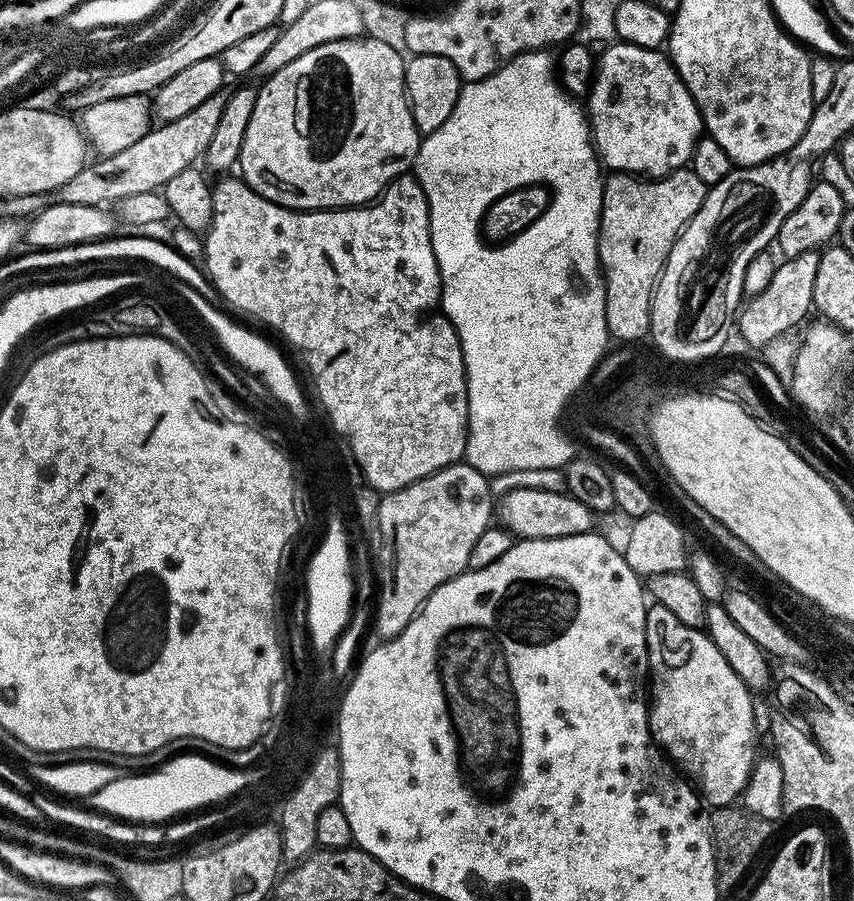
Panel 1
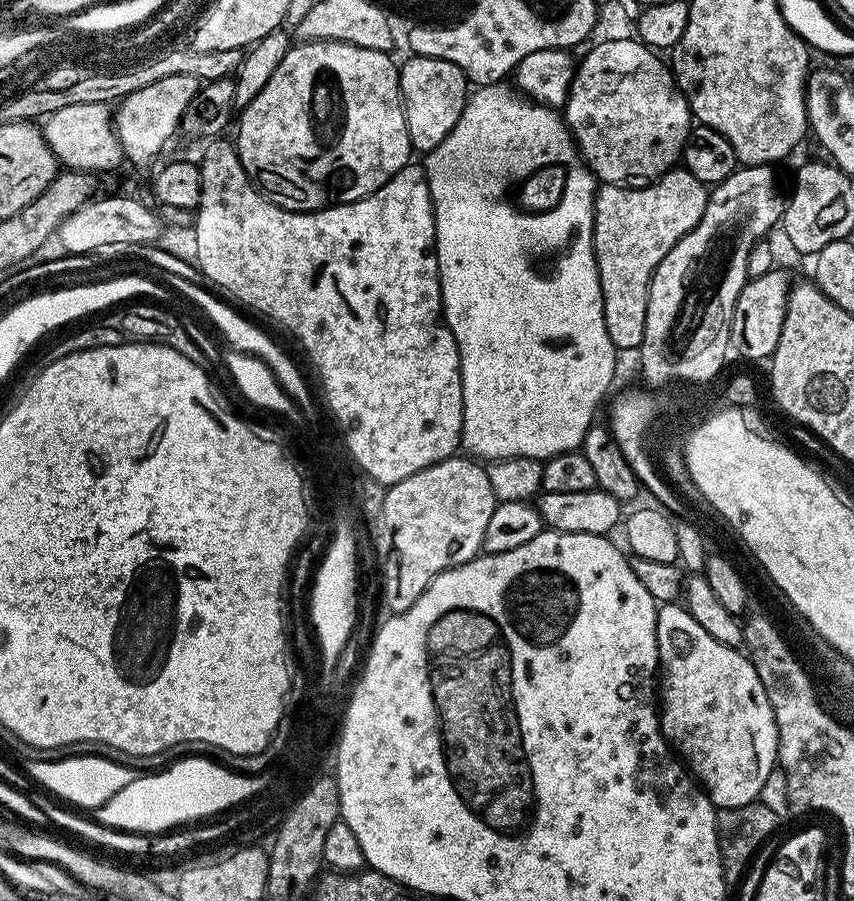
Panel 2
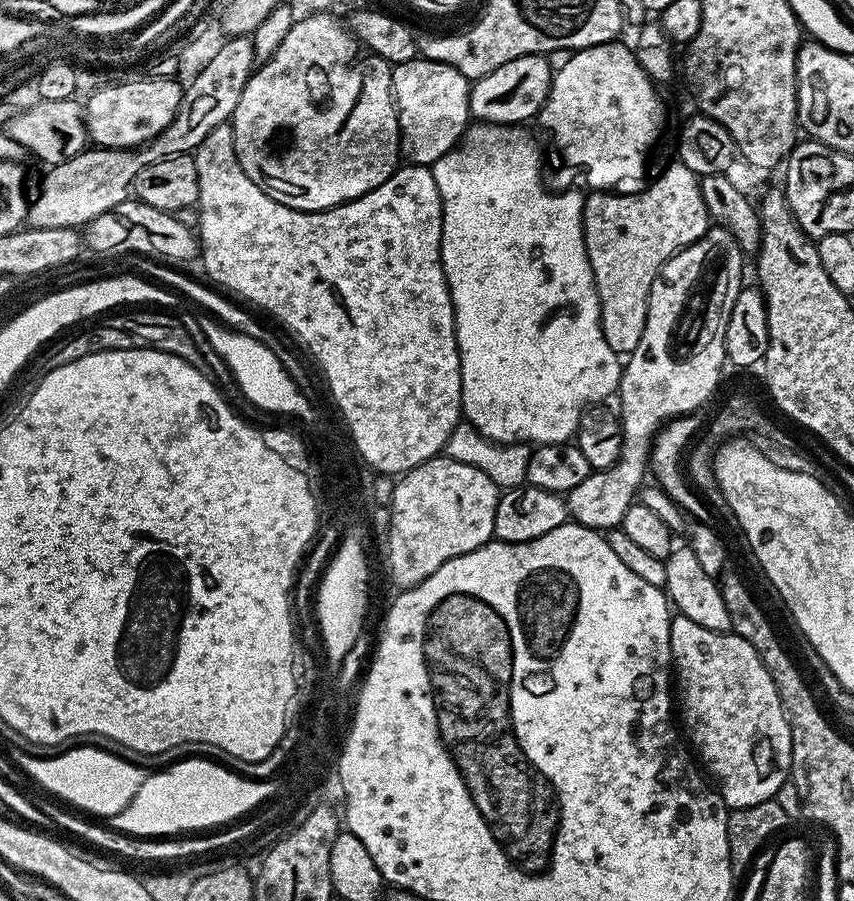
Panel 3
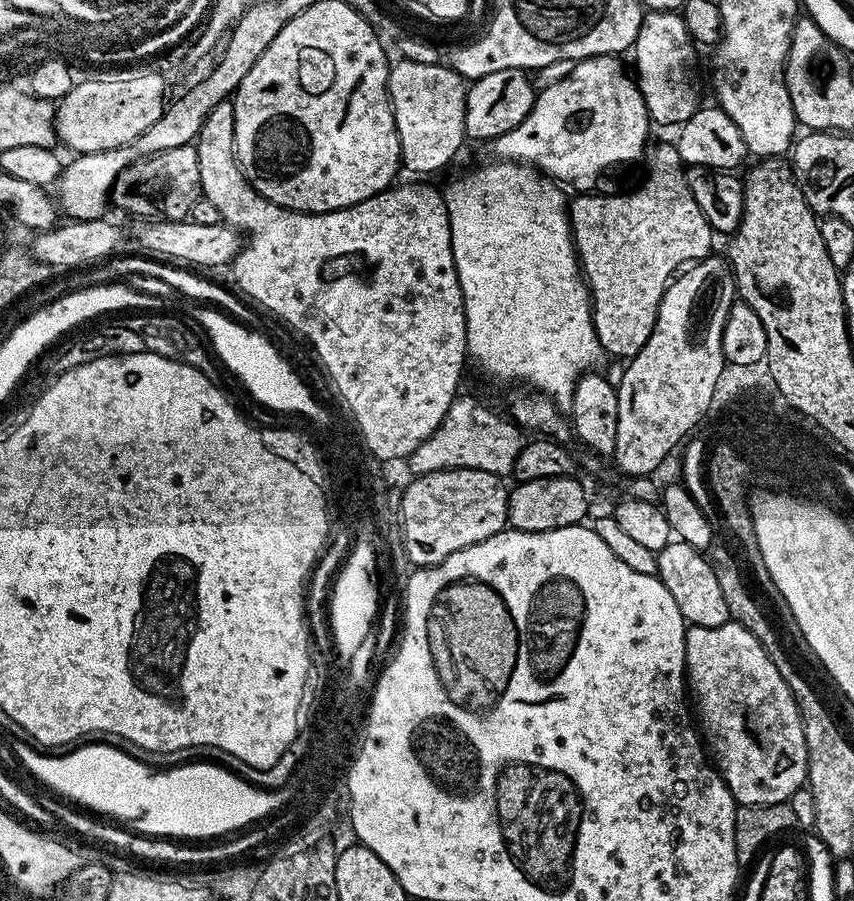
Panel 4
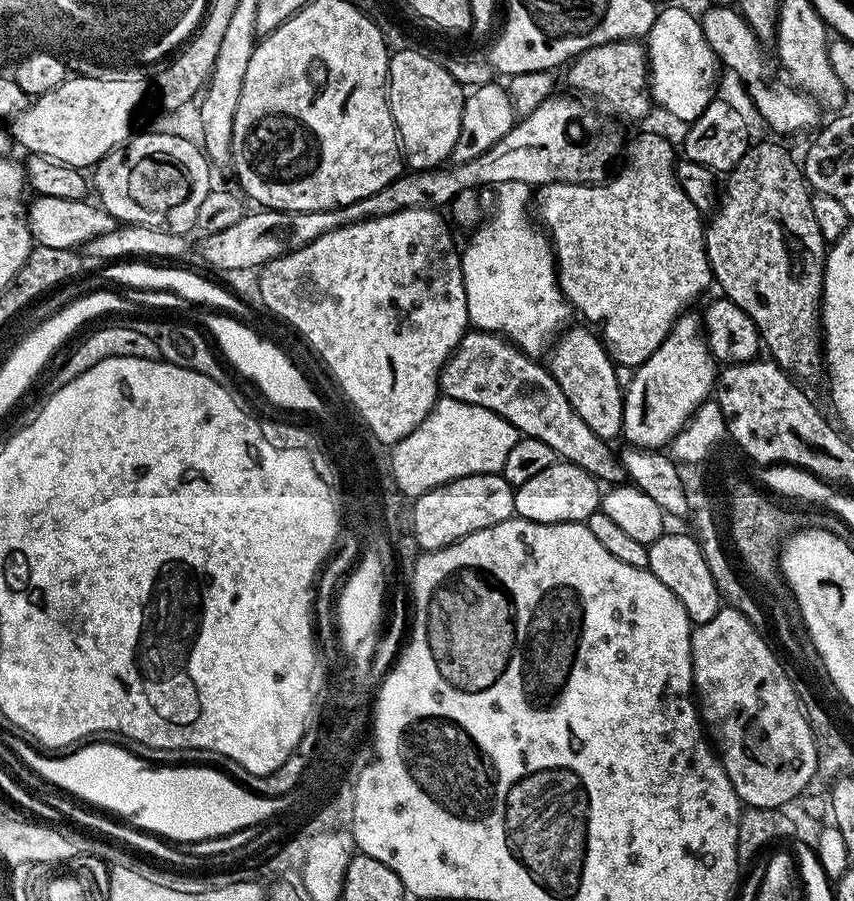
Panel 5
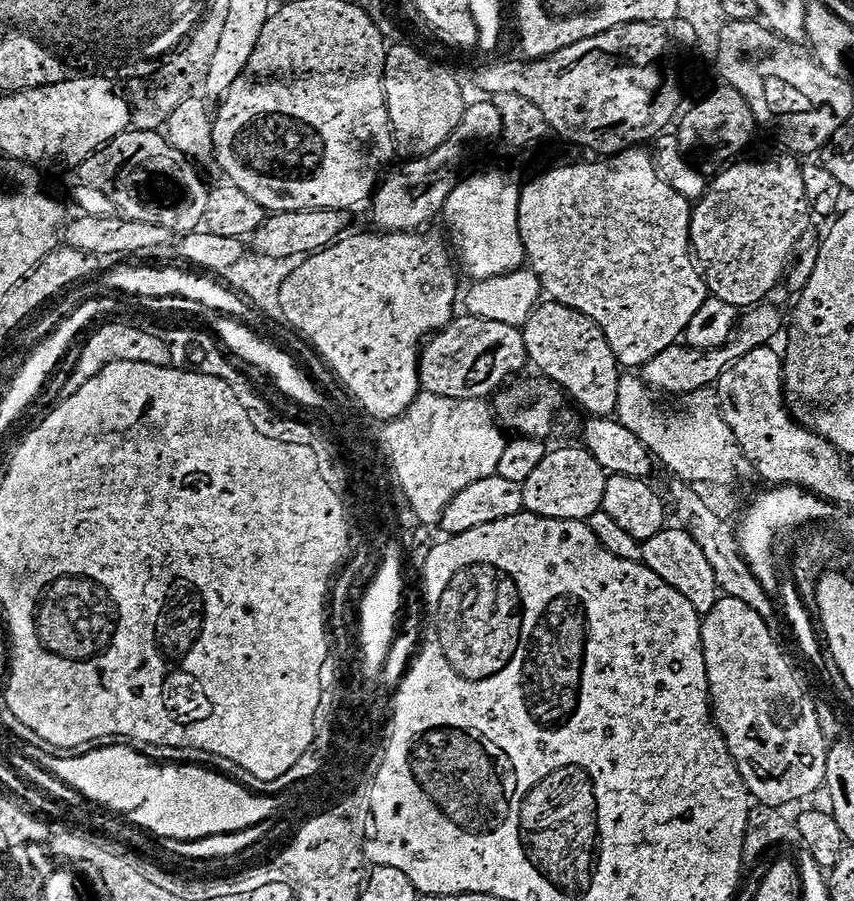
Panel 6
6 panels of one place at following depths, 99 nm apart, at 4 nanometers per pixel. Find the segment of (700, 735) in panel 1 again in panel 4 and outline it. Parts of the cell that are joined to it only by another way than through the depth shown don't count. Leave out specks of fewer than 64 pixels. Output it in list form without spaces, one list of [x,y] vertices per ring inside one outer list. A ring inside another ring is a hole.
[[[735,622],[713,628],[689,627],[684,637],[686,688],[694,705],[694,716],[714,760],[716,755],[718,771],[732,791],[737,805],[788,802],[795,791],[805,787],[808,755],[806,734],[802,730],[802,718],[796,699],[790,686],[786,686],[782,674],[778,674],[778,666],[774,666],[758,638],[754,638],[750,630]]]

